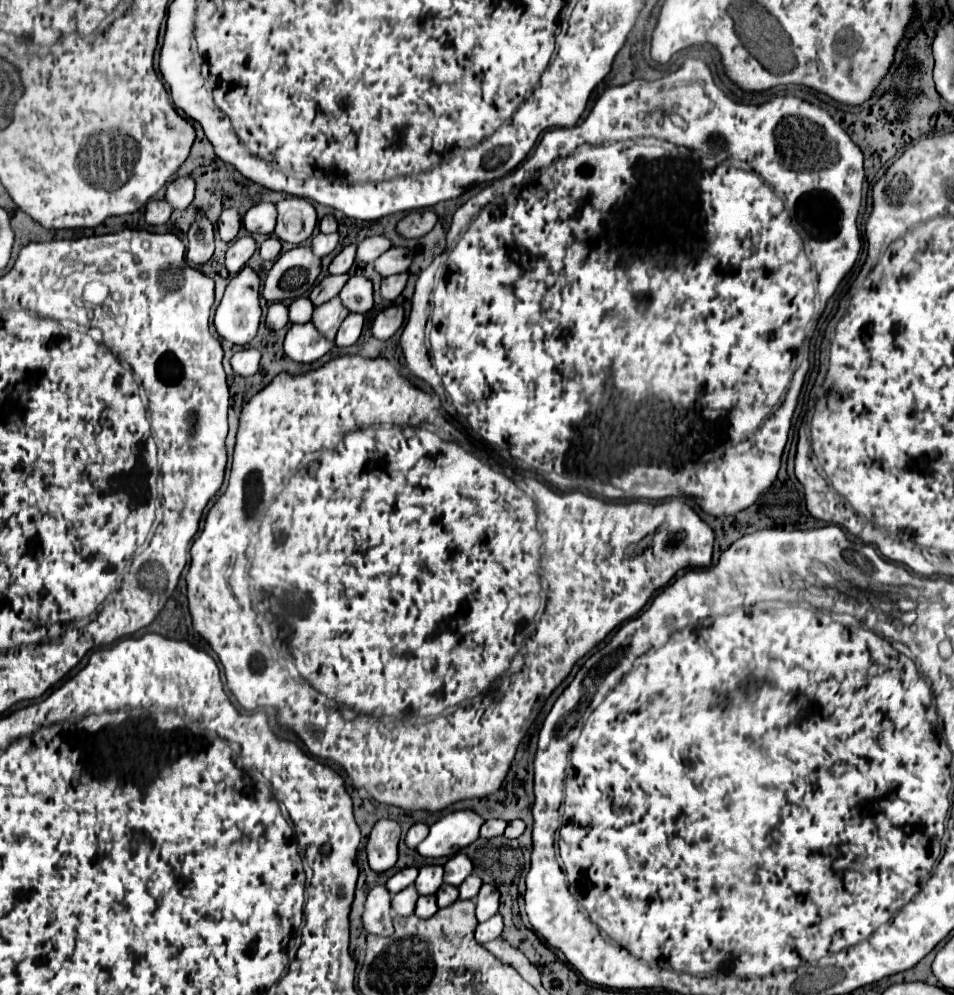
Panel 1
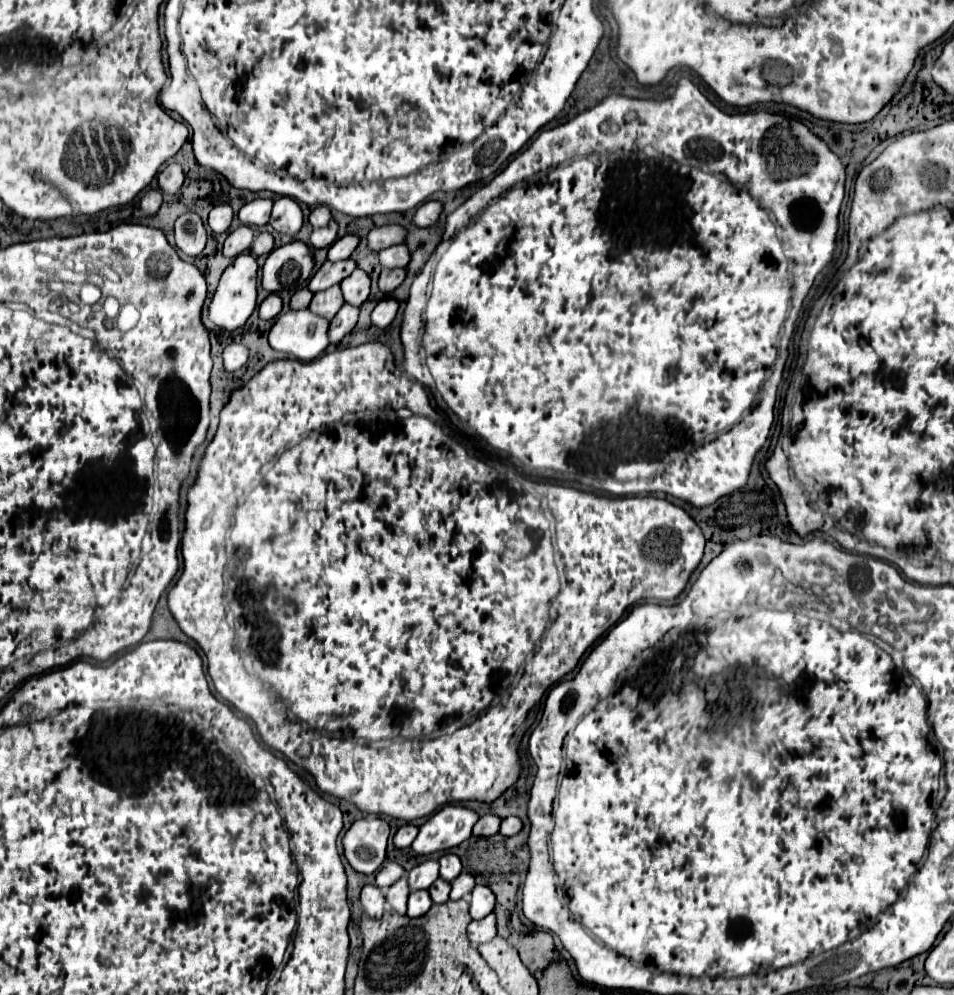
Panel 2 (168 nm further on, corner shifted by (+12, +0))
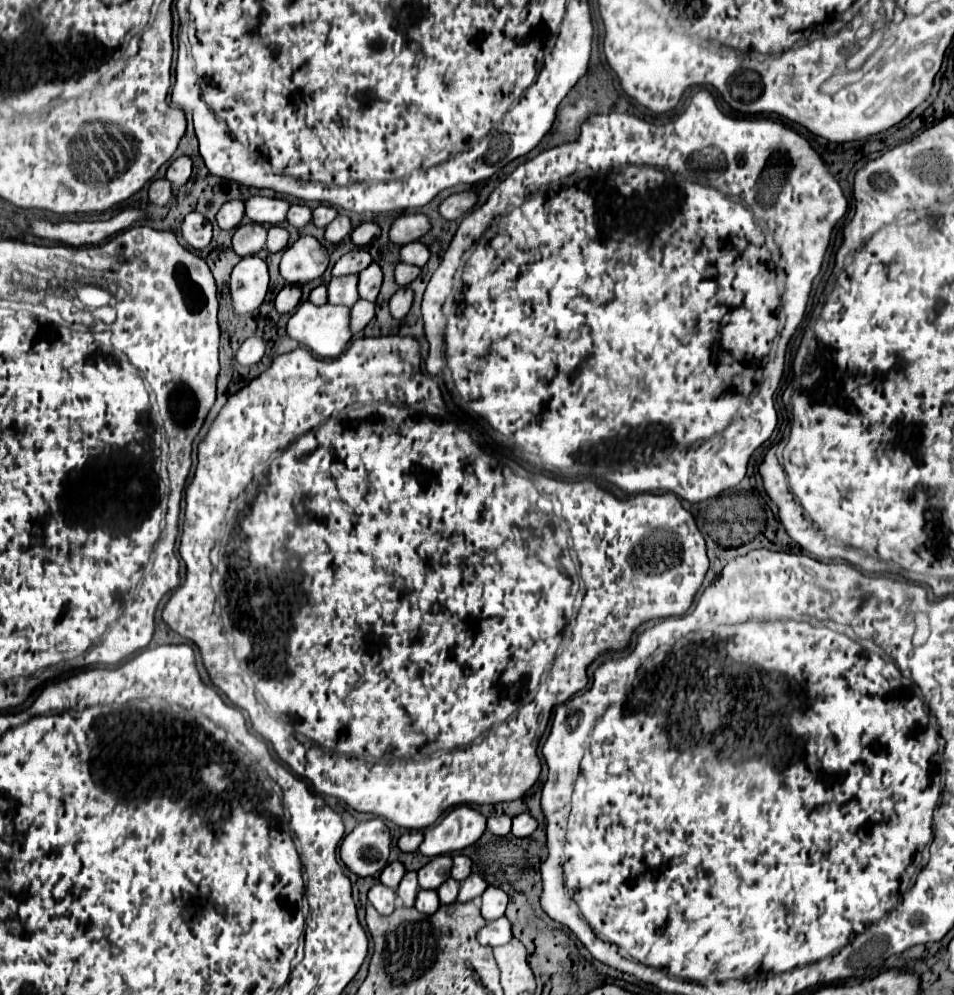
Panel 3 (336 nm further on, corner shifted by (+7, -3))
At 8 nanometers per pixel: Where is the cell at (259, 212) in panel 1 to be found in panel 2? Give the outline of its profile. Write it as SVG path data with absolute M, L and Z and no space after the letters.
M256 198L248 204L244 204L238 212L242 224L246 226L264 226L268 224L270 220L270 212L272 212L272 204L274 200L262 200L262 198Z

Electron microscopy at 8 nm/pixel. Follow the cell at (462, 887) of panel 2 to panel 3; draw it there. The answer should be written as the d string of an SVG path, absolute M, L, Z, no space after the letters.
M469 875L465 881L461 881L457 901L461 901L461 903L471 901L471 899L479 897L479 895L481 895L485 889L487 889L487 883L485 883L485 881L483 881L479 875Z

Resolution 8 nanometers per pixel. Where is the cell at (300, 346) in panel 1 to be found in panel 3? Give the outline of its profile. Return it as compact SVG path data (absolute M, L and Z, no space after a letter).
M303 303L297 307L297 311L293 313L293 317L287 323L287 337L297 341L299 345L303 345L307 351L311 351L317 357L323 359L333 359L337 357L347 341L351 339L351 331L349 331L349 309L347 307L339 307L339 305L313 305L313 303Z

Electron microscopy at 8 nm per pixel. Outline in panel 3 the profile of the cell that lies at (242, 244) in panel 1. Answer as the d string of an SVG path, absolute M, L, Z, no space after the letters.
M255 223L239 225L233 233L233 249L239 257L255 255L265 247L265 237L267 237L267 229L261 225Z

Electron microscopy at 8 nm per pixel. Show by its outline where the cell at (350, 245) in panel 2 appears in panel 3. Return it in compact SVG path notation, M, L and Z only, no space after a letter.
M361 223L357 229L353 229L351 233L351 241L357 245L357 247L365 247L369 245L371 241L375 241L379 237L381 229L377 223Z

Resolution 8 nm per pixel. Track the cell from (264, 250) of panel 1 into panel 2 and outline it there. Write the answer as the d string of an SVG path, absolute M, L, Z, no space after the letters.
M260 232L256 238L254 238L254 244L252 244L252 252L256 256L262 256L262 254L270 254L274 250L274 236L270 232Z

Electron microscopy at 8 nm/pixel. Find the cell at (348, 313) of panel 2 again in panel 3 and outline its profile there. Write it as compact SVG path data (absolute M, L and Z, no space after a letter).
M359 299L353 307L351 307L351 331L359 333L375 315L375 305L369 301Z

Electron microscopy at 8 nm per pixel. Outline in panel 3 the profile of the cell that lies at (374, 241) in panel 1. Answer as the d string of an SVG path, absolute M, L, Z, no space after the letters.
M423 213L401 215L393 221L389 229L389 241L395 245L407 245L411 241L419 241L429 231L429 219Z

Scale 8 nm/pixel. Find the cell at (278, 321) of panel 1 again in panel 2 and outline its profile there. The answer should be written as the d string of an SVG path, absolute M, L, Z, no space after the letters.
M270 294L262 304L260 304L260 318L262 320L272 320L280 314L282 310L282 298L278 294Z

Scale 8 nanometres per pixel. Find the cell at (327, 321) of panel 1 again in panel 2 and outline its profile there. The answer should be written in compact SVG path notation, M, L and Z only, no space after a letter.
M332 286L332 288L326 288L324 292L314 294L310 302L310 310L318 316L324 316L326 320L332 320L342 304L344 304L344 298L340 292L340 286Z

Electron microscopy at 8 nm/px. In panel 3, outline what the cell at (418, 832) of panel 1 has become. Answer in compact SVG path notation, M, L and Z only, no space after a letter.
M407 831L399 837L399 849L401 851L417 851L423 841L423 831Z

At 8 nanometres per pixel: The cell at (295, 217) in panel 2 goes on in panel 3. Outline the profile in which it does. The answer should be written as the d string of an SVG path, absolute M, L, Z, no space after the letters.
M291 205L287 213L287 223L295 229L305 227L311 221L311 209L307 205Z

